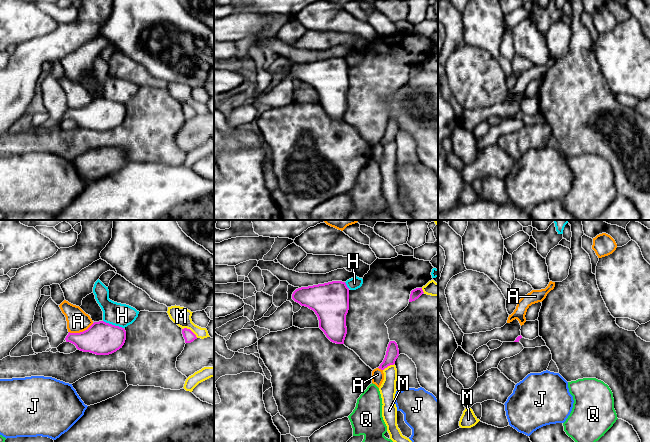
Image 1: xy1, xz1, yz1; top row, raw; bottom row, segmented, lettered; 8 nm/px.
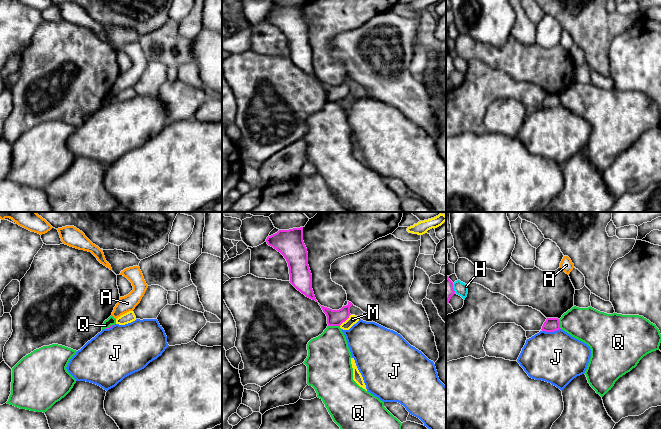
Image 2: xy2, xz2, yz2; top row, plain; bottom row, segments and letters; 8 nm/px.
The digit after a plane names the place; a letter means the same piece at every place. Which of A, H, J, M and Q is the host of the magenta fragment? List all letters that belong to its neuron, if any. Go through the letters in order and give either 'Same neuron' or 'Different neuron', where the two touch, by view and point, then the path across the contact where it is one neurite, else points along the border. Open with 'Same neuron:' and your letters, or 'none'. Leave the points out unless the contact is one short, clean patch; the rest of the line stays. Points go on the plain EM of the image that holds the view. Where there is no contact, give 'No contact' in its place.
Same neuron: none
A: Different neuron. Touches magenta at xy1 (81, 108)
H: Different neuron. Touches magenta at xy1 (113, 101)
J: Different neuron. Touches magenta at yz2 (551, 107). Boundary: yz2 (560, 104), (554, 107), (542, 107)
M: Different neuron. Touches magenta at xy1 (190, 106)
Q: Different neuron. Touches magenta at xz2 (334, 101). Boundary: xz2 (328, 101), (339, 102)

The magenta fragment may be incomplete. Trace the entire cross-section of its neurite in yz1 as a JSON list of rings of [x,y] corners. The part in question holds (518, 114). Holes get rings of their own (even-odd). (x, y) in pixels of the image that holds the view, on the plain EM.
[[[520,111],[516,114],[514,118],[520,118],[524,124],[535,124],[535,123],[546,122],[545,117],[540,112],[536,113],[533,116],[529,116],[529,115],[523,114]]]

